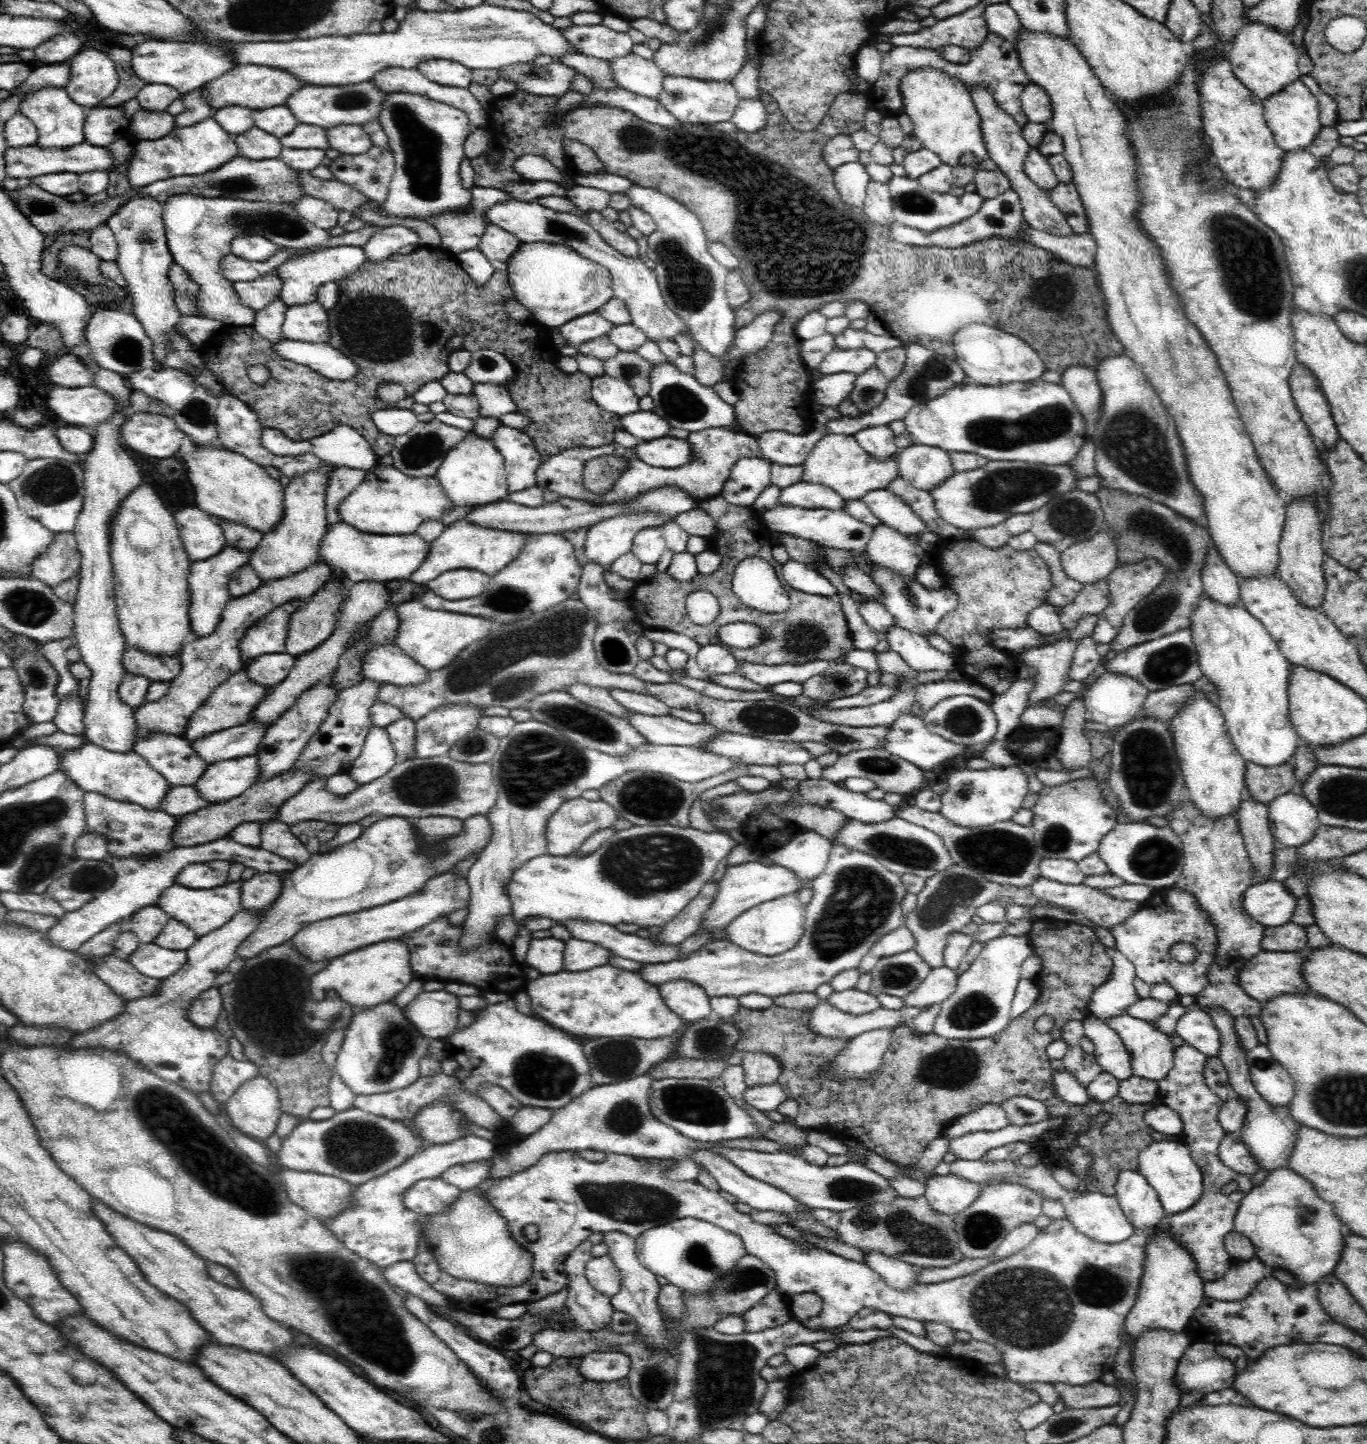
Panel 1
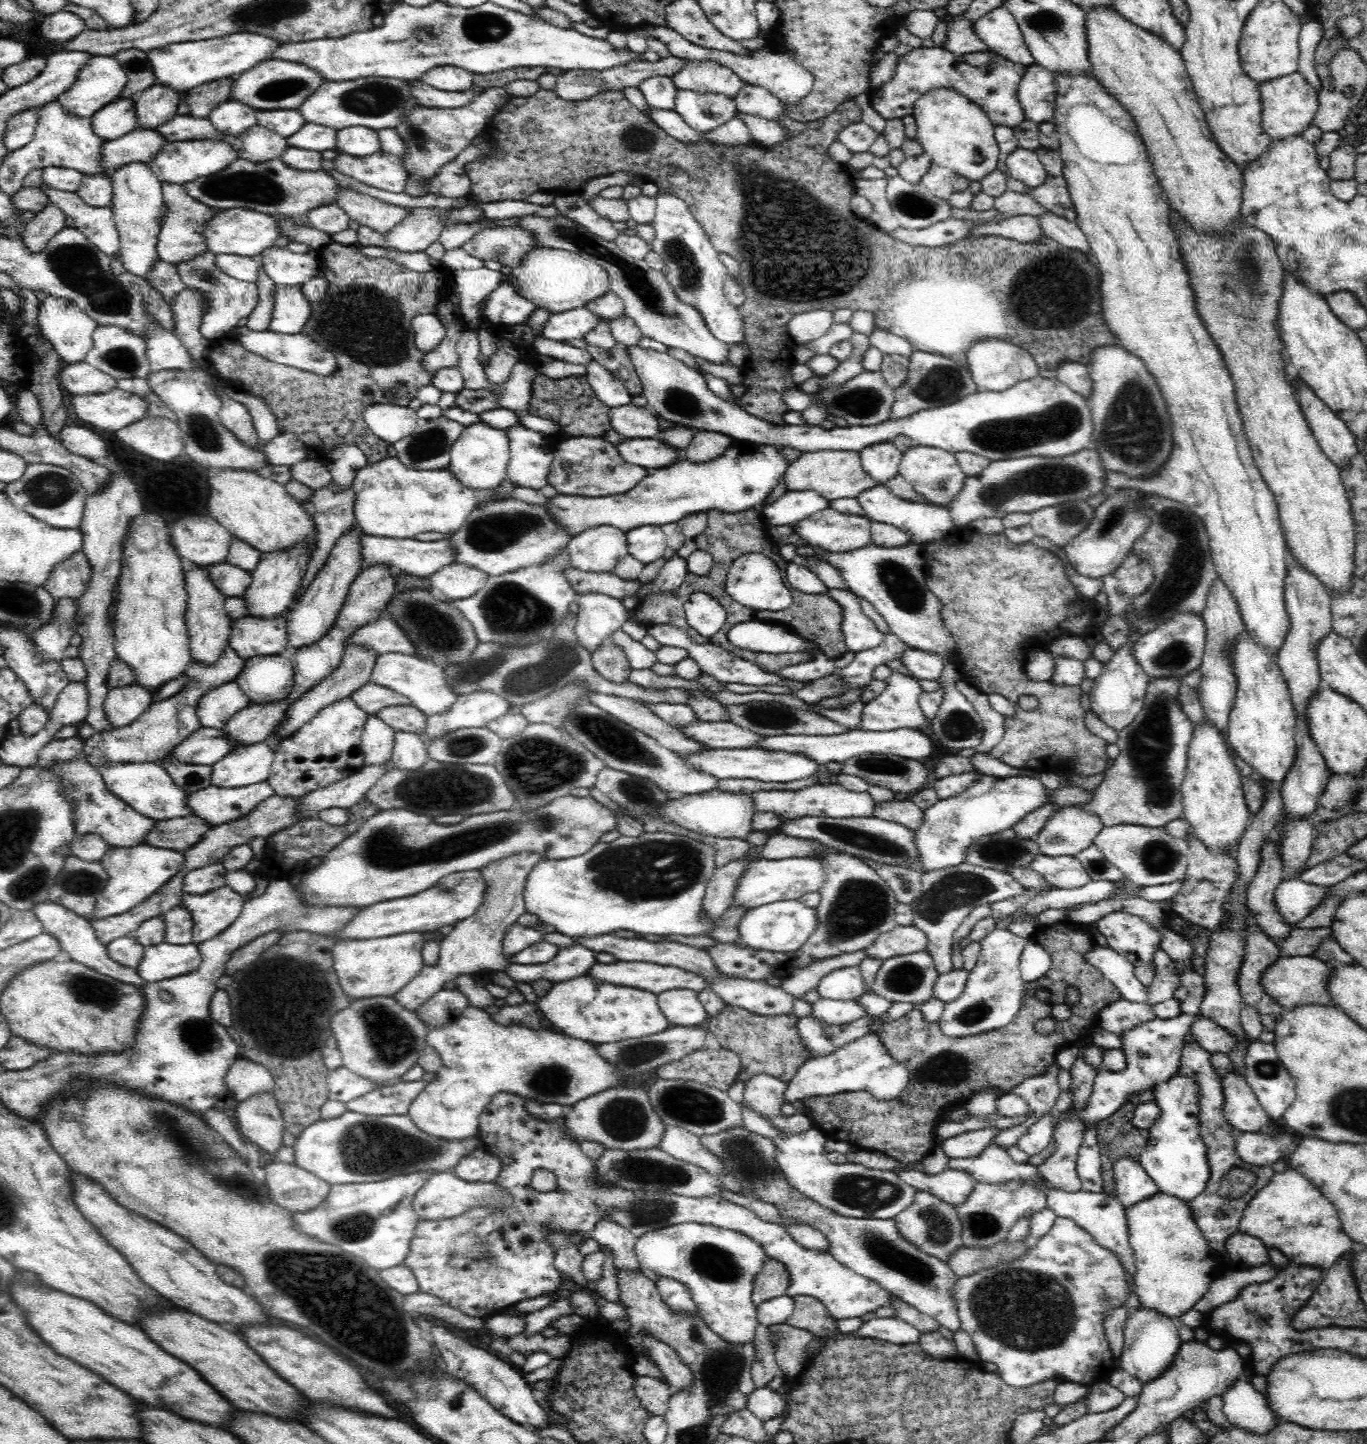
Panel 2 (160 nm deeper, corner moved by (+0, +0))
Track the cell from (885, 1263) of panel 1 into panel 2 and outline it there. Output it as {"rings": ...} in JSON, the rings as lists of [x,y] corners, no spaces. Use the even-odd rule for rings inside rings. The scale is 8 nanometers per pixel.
{"rings":[[[743,1122],[714,1134],[700,1134],[698,1139],[700,1145],[720,1160],[724,1169],[740,1183],[740,1194],[770,1202],[778,1209],[782,1218],[804,1223],[822,1233],[826,1239],[825,1252],[840,1264],[864,1278],[872,1279],[890,1296],[908,1302],[917,1312],[937,1320],[940,1326],[952,1334],[961,1330],[956,1299],[951,1292],[959,1277],[947,1262],[922,1252],[915,1244],[906,1240],[893,1218],[850,1218],[806,1198],[785,1178],[776,1162],[776,1145],[771,1138],[746,1130]]]}

